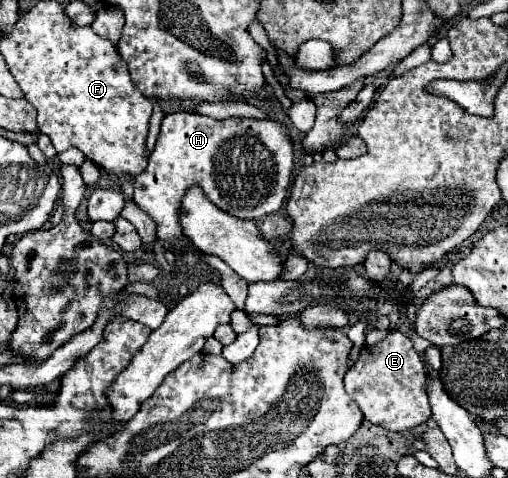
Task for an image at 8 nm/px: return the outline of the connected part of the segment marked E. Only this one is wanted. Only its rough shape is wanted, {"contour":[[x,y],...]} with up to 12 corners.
{"contour":[[397,328],[361,348],[345,390],[365,420],[429,420],[425,362]]}

